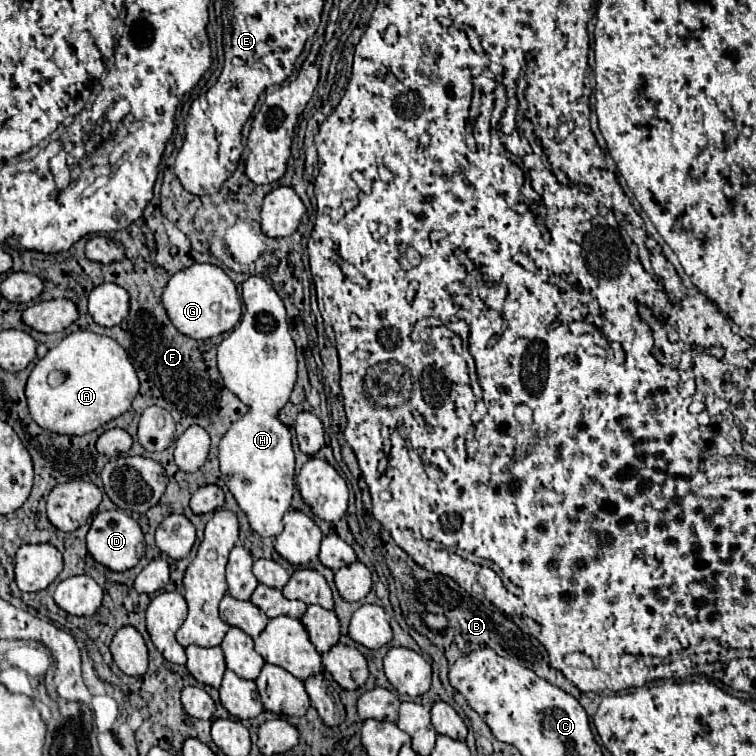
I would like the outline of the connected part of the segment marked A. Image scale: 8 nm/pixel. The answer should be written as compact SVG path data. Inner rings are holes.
M72 332L36 362L26 384L26 400L30 416L40 428L54 434L82 436L130 410L138 388L140 382L134 366L116 340L94 332ZM50 372L64 374L64 382L50 386Z

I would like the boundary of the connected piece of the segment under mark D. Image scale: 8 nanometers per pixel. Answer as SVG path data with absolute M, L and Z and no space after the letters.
M110 510L110 512L98 512L90 524L88 536L88 554L102 566L110 568L112 572L124 572L138 564L138 560L144 556L146 542L144 534L134 518L130 518L124 510Z

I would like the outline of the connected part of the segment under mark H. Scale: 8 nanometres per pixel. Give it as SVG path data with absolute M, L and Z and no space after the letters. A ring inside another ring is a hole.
M250 276L242 284L242 302L244 314L236 328L220 342L218 346L218 370L222 374L224 386L236 394L250 410L230 426L218 446L220 472L222 480L236 498L238 506L246 514L250 526L260 536L278 536L284 530L282 516L290 508L294 494L294 450L292 450L292 434L278 420L278 410L290 400L290 392L296 384L296 346L288 332L286 310L276 294L276 290L260 276Z

